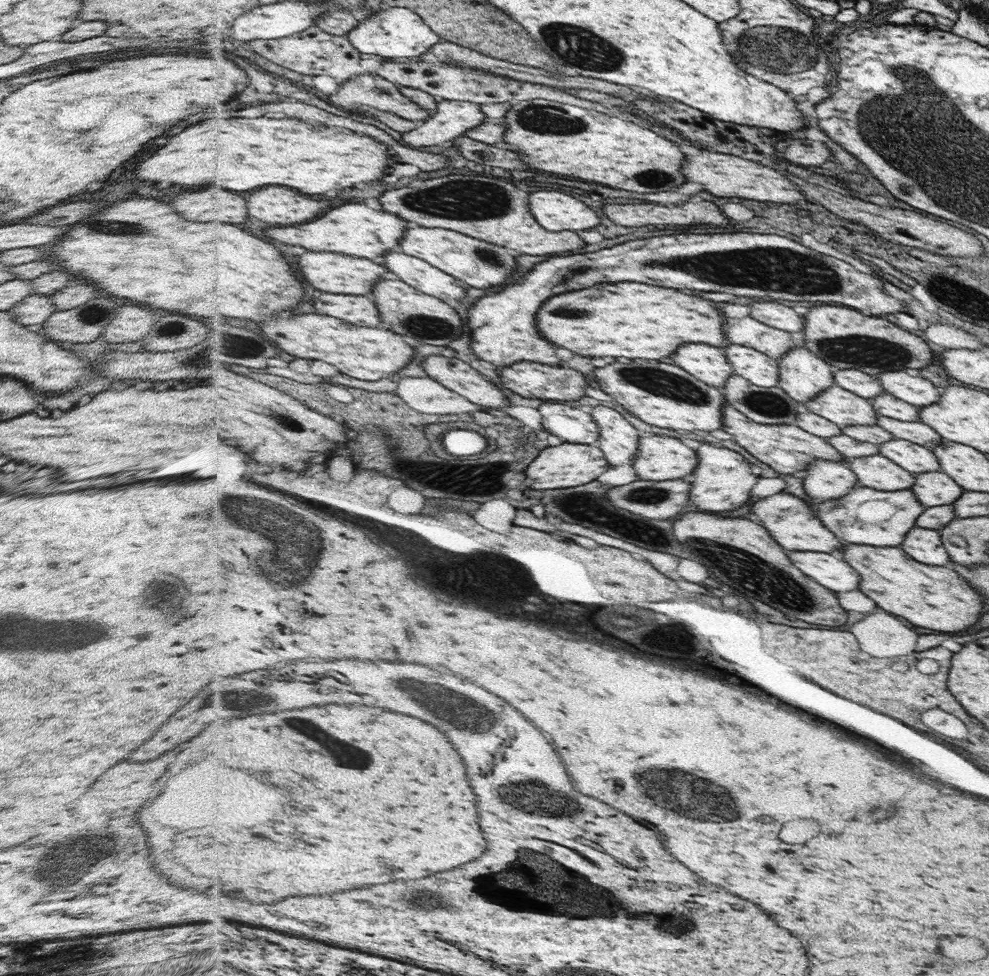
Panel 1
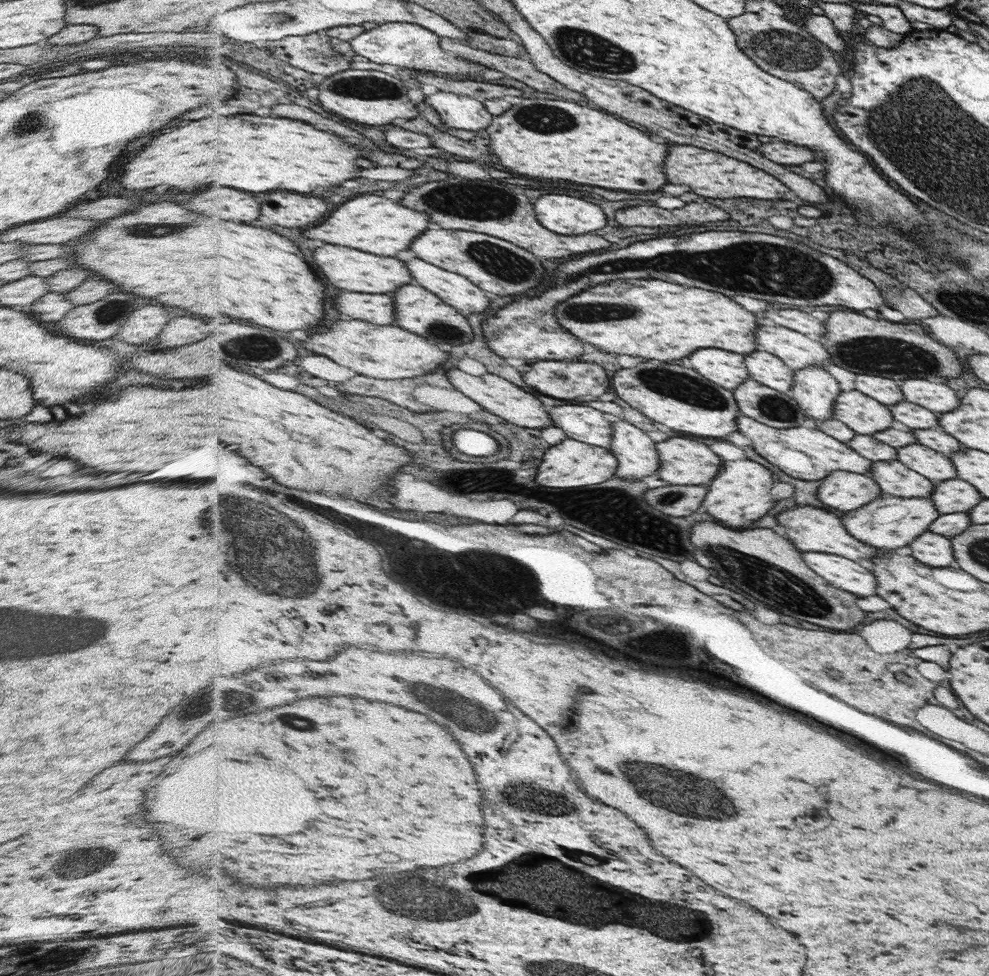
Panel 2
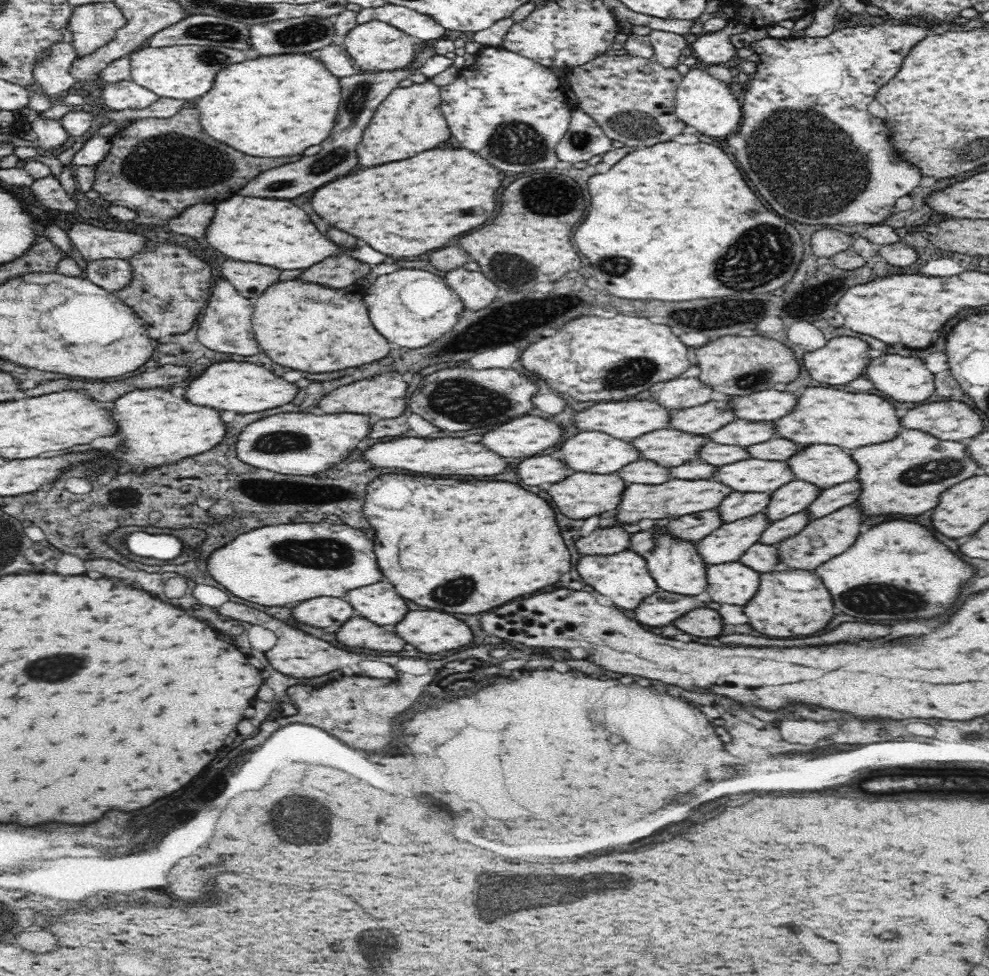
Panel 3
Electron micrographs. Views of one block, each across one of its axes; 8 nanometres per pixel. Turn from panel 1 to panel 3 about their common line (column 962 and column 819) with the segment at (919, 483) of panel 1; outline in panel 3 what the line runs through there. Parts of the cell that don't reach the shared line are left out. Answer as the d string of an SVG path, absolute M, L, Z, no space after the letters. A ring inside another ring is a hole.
M791 480L788 484L772 493L772 500L764 513L771 522L782 520L787 516L802 512L818 498L822 488L806 480Z

